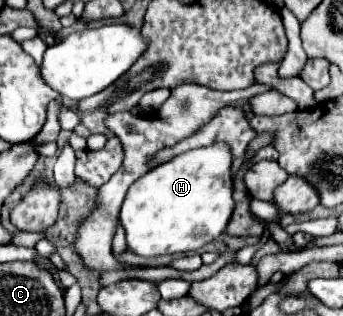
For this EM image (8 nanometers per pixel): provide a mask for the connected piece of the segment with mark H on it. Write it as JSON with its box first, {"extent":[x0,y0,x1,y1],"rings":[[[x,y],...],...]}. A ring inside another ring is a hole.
{"extent":[120,145,234,257],"rings":[[[212,145],[176,155],[134,181],[120,211],[128,249],[140,257],[174,255],[196,251],[222,235],[234,209],[230,165],[230,149]]]}

